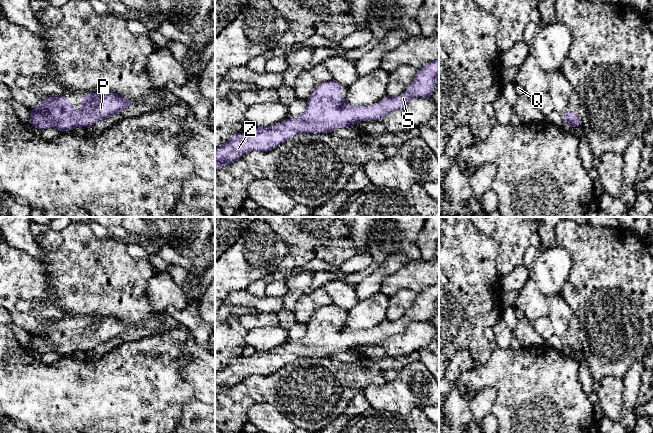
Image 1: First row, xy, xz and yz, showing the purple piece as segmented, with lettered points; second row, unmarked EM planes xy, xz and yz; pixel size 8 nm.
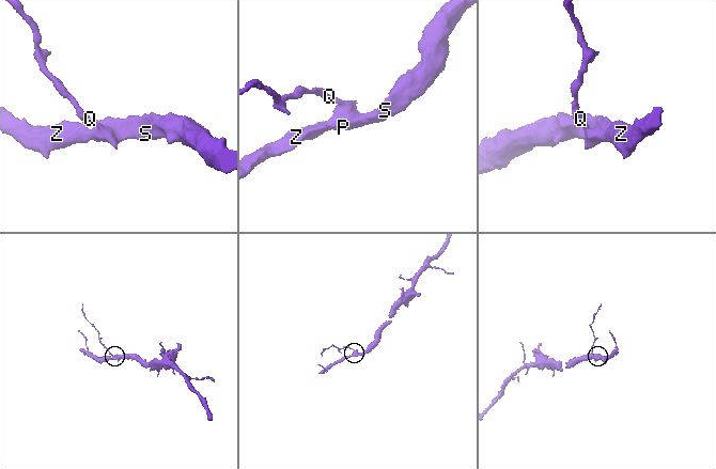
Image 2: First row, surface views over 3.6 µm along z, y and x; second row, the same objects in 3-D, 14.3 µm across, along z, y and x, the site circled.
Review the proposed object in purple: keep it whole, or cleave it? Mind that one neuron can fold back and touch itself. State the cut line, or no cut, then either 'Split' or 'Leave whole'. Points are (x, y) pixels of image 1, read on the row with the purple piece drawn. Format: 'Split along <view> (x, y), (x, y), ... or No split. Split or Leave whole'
No split. Leave whole

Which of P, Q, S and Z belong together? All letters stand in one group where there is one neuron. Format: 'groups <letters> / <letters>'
groups P Q S Z

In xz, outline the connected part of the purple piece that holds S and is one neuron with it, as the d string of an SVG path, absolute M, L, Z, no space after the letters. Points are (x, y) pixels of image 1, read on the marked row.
M439 59L417 69L415 78L402 94L396 97L385 95L378 103L370 106L353 106L343 99L343 85L331 80L318 84L306 99L306 109L296 119L285 119L268 127L256 127L249 133L236 133L225 144L215 150L215 172L238 161L251 151L269 152L286 142L290 137L302 133L329 133L335 129L347 128L358 122L380 120L388 113L402 109L410 99L430 99L435 90L435 81L439 76Z

